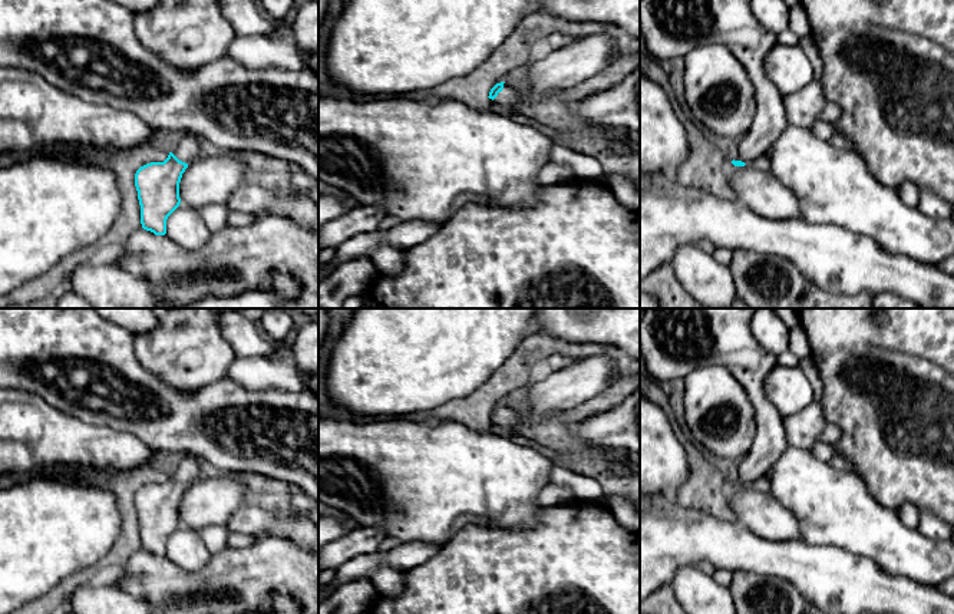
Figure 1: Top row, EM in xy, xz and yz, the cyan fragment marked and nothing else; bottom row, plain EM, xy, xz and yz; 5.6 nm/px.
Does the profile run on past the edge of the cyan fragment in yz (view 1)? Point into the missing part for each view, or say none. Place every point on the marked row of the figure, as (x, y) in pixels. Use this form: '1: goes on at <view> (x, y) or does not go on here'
1: goes on at yz (672, 29)

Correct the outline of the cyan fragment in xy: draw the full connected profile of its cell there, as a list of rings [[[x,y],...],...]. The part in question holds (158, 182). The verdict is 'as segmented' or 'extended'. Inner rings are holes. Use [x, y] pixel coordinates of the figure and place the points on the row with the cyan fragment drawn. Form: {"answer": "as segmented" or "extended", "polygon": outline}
{"answer": "extended", "polygon": [[[176,136],[164,162],[151,162],[135,174],[141,205],[141,224],[155,235],[166,234],[166,219],[179,207],[179,182],[191,162],[199,156],[198,136]]]}

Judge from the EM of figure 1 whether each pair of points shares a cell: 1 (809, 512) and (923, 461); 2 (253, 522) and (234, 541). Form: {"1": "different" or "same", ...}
{"1": "different", "2": "different"}

